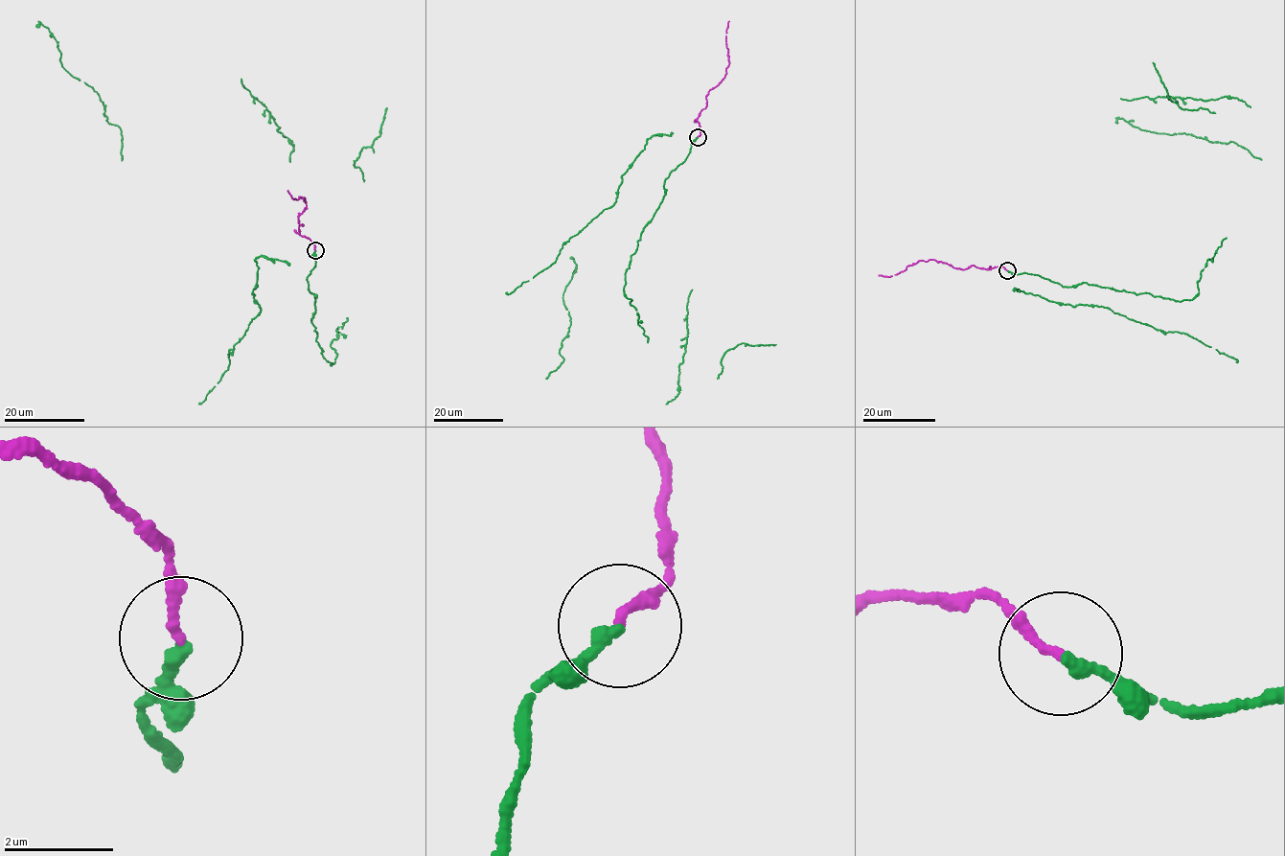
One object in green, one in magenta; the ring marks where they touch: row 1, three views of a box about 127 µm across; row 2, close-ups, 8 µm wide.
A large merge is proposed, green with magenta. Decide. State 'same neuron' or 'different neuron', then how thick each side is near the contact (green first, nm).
same neuron | 240/170 nm

